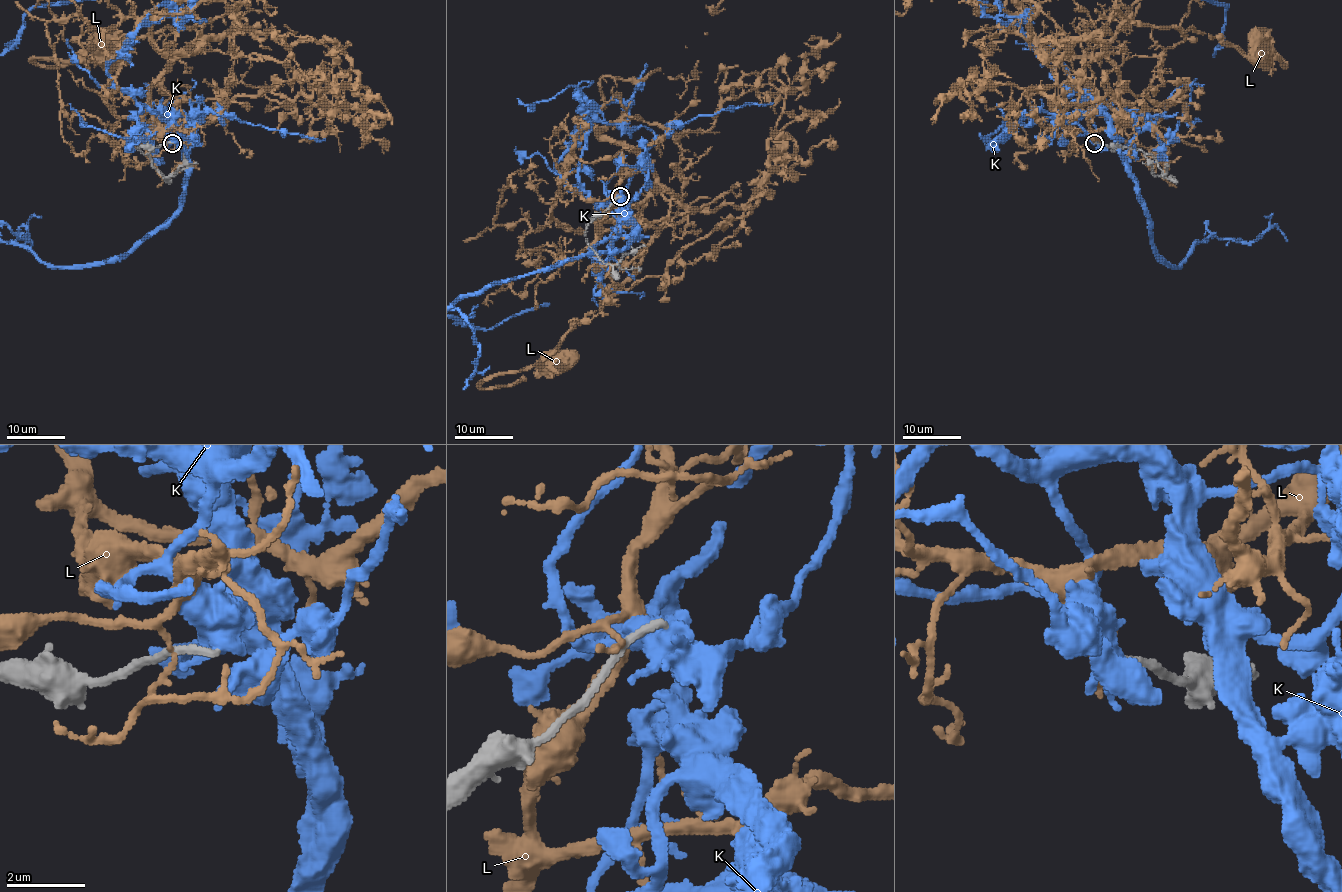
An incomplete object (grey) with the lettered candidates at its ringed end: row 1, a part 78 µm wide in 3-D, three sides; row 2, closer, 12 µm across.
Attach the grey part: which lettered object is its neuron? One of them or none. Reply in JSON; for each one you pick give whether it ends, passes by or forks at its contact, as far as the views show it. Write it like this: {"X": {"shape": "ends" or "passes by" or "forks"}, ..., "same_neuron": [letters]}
{"same_neuron": []}

